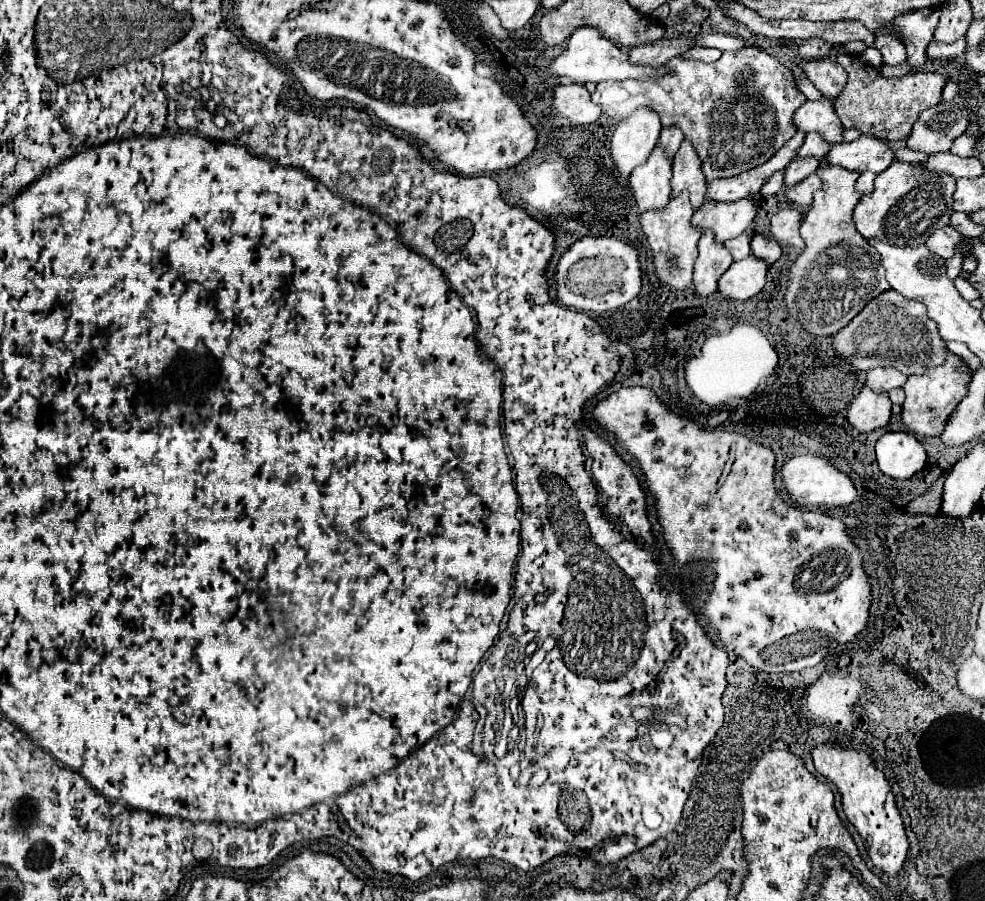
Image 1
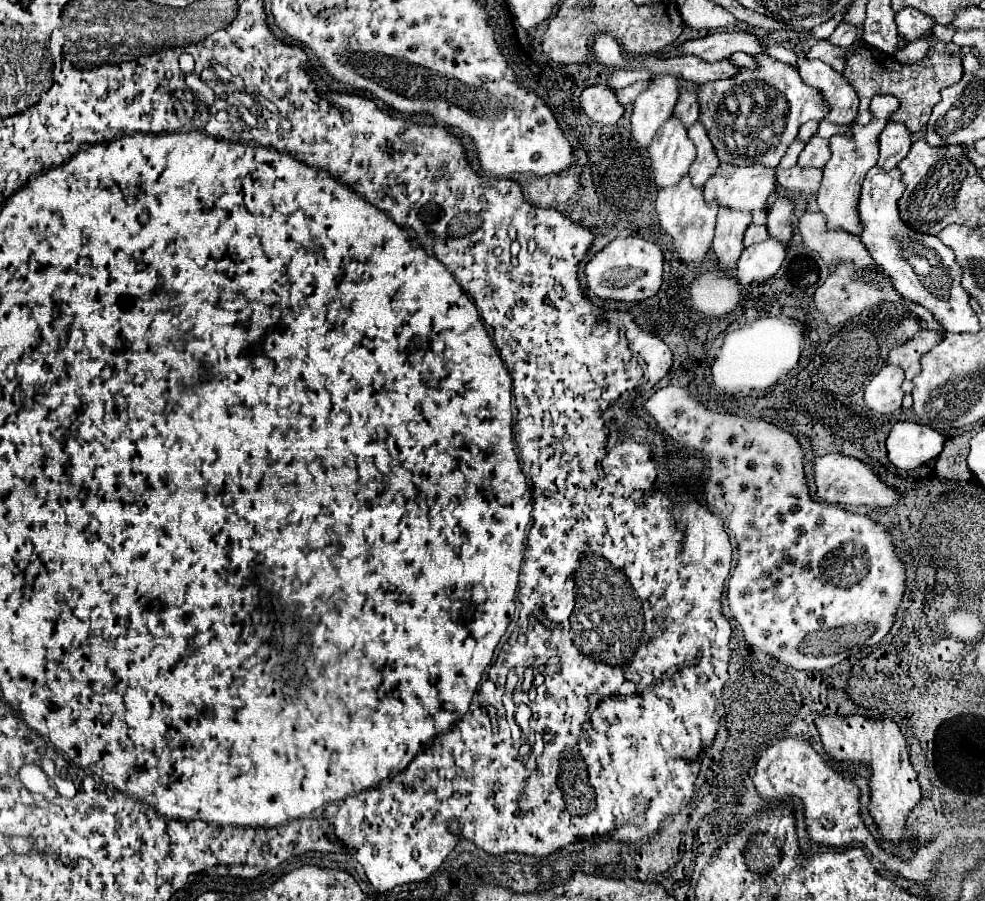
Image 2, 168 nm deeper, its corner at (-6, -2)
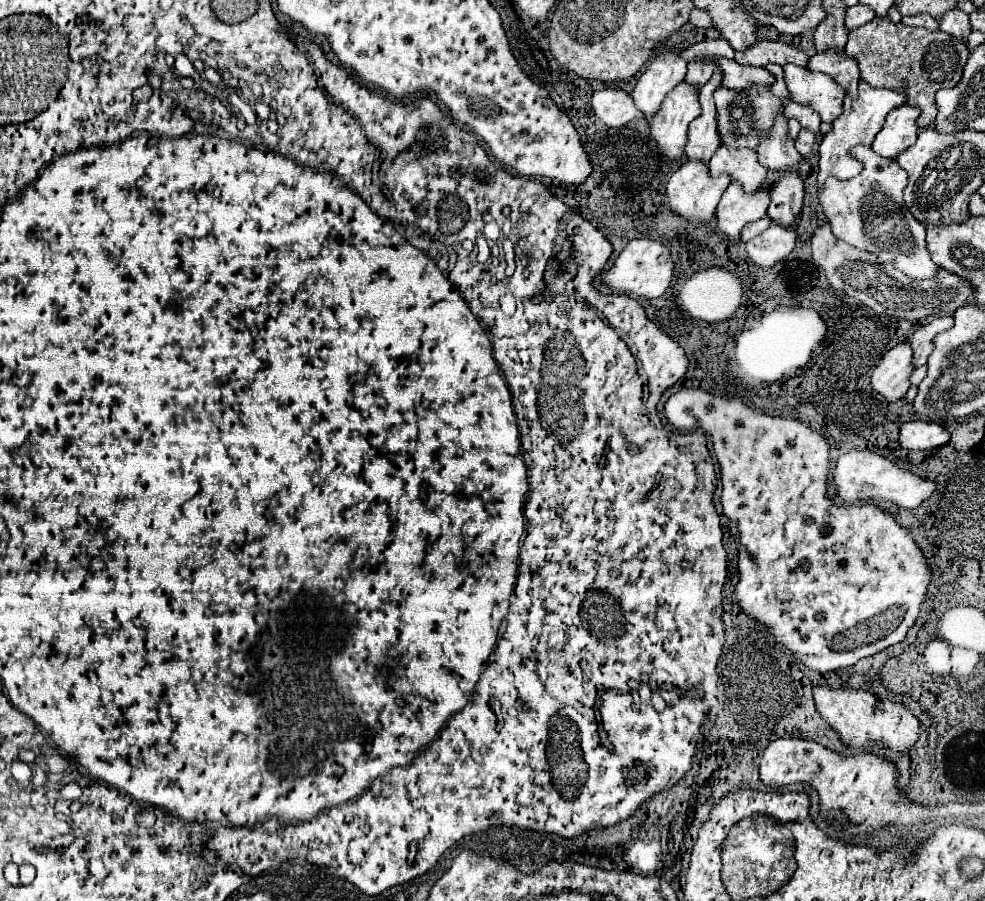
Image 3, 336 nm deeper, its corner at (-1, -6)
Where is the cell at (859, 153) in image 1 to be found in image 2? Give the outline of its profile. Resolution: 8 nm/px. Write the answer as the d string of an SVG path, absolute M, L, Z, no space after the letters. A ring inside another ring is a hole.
M887 123L879 135L879 161L877 167L889 171L911 149L911 133L903 123Z

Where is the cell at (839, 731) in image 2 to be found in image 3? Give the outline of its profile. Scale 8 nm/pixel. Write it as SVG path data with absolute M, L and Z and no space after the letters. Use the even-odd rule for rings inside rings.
M814 685L814 701L822 719L830 723L832 729L838 731L842 741L850 747L862 747L866 743L884 743L890 749L906 751L918 739L920 723L912 715L912 711L902 703L894 703L890 699L878 699L870 691L852 689L852 687L832 689L828 685Z

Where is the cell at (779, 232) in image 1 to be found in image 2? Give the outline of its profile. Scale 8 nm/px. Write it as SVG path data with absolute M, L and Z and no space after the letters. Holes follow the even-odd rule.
M803 213L797 231L803 237L805 247L817 251L829 267L841 261L853 261L857 269L869 269L875 265L855 235L847 231L827 231L821 213Z

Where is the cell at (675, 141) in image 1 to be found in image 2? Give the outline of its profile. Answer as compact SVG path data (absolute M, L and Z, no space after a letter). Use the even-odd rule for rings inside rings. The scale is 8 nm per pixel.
M685 91L683 95L679 95L673 115L677 115L677 119L685 125L685 129L689 129L697 121L697 115L699 115L697 95L693 91Z

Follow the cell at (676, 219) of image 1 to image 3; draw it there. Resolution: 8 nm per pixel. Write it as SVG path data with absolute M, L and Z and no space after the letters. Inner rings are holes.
M686 161L678 171L674 171L674 175L670 177L668 185L666 185L666 195L668 201L672 205L672 209L682 215L682 219L690 221L690 223L708 223L714 217L714 211L718 207L718 201L722 197L722 193L726 191L726 187L730 185L730 175L710 175L708 171L708 163L702 161Z

